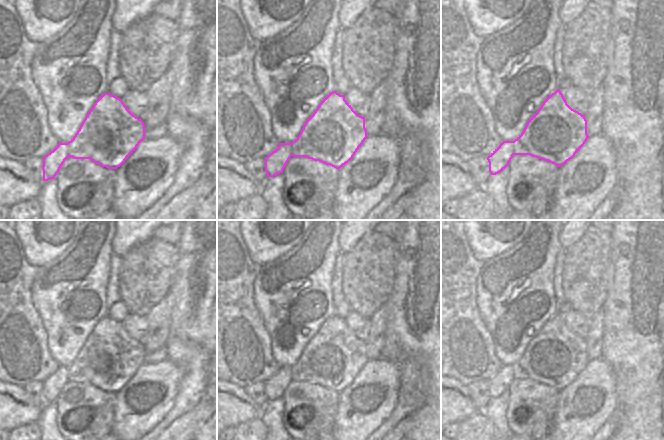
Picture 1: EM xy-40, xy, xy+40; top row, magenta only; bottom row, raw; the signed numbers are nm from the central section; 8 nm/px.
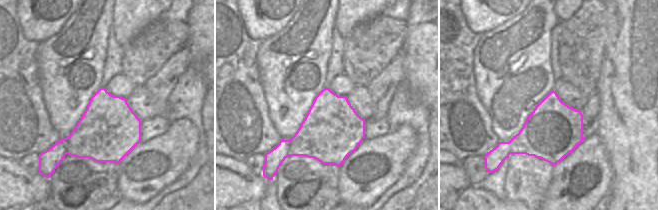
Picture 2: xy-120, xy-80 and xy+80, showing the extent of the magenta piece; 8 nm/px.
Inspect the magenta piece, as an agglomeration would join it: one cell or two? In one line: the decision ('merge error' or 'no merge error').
no merge error

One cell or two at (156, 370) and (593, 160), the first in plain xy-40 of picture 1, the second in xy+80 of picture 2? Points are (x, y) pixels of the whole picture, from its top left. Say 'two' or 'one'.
one

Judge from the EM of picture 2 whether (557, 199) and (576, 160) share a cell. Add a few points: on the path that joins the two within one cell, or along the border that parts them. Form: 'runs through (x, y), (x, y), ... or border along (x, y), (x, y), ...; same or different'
runs through (561, 188), (561, 173), (565, 168); same

